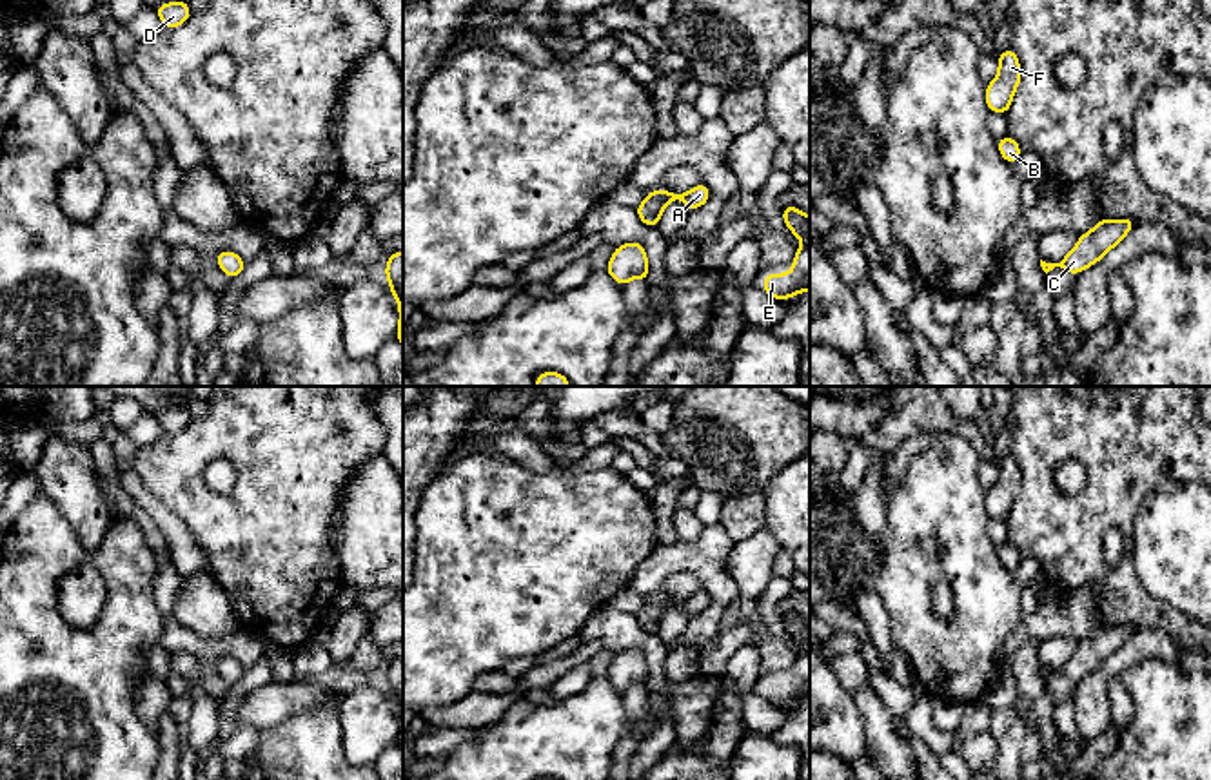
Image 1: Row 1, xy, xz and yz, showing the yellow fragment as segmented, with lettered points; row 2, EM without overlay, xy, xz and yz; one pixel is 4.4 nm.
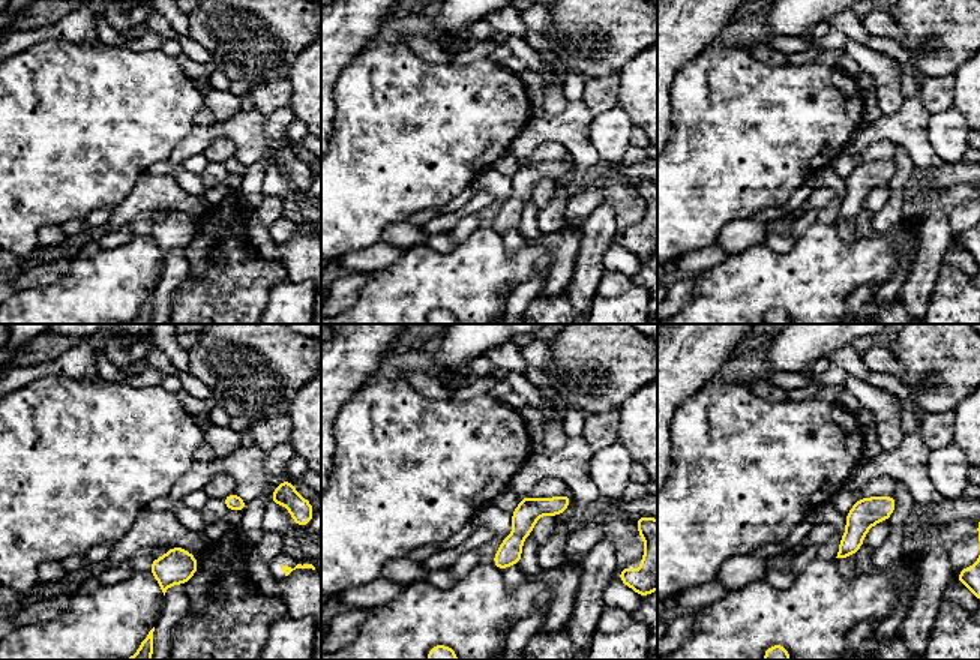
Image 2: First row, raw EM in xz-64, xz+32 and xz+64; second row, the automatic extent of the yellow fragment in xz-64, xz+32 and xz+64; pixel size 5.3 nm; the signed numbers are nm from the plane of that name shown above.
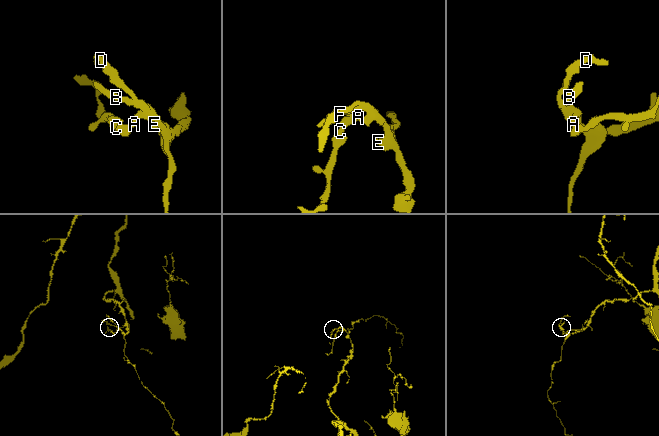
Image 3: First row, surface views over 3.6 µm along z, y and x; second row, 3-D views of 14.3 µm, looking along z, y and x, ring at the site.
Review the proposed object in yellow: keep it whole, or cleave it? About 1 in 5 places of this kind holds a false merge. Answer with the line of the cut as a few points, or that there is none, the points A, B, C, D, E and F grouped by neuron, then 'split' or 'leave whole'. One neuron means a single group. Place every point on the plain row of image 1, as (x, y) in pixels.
cut none; groups A B C D E F; leave whole

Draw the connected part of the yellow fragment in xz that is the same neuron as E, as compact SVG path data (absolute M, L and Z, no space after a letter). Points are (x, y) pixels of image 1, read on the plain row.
M784 613L781 617L786 633L802 646L793 664L793 677L790 680L766 680L763 697L775 706L790 706L799 698L810 697L810 653L804 646L810 642L810 624L797 613Z

